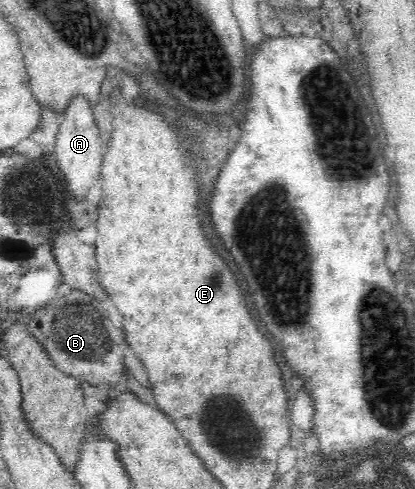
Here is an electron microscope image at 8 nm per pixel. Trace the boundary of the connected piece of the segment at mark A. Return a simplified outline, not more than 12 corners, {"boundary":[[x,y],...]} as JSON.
{"boundary":[[81,94],[61,114],[55,154],[75,200],[99,180],[101,134]]}

